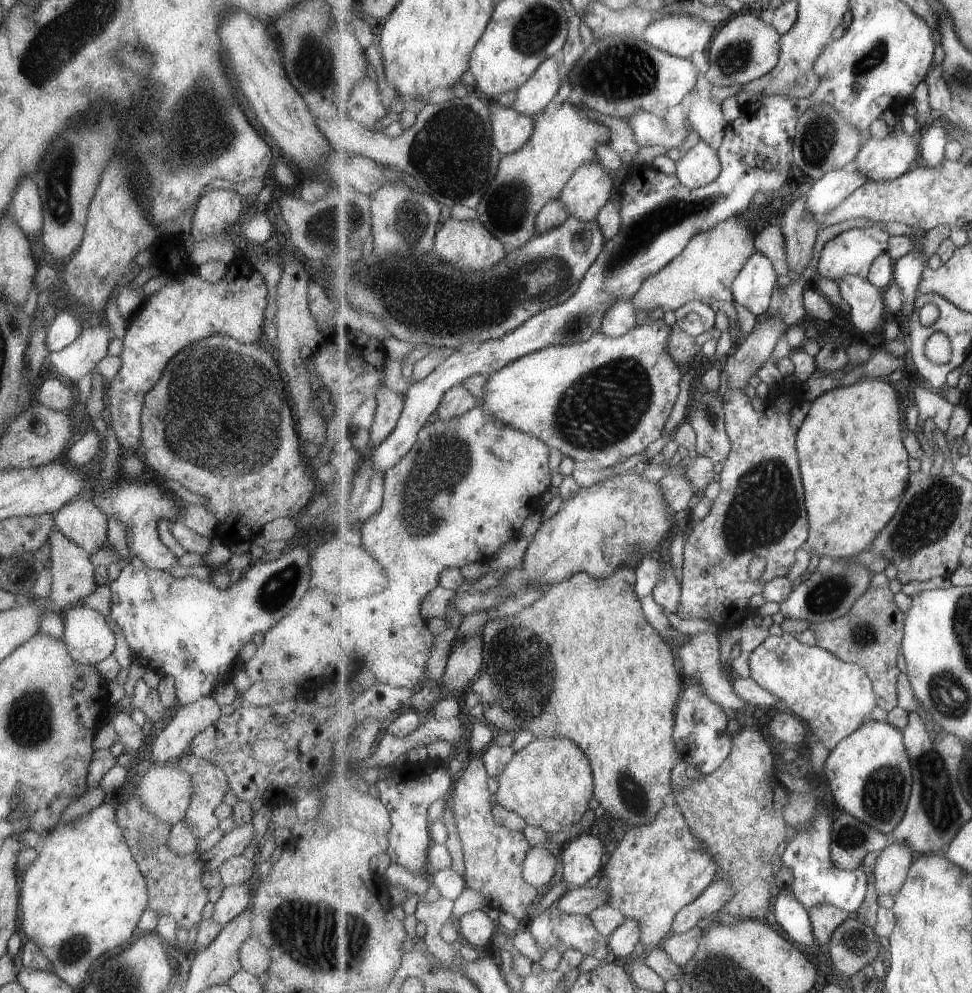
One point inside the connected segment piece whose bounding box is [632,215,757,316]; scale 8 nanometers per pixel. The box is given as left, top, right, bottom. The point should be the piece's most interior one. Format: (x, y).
(705, 271)

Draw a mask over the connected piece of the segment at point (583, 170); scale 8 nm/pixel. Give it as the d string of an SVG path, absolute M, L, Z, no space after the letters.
M595 161L581 165L560 194L560 201L570 216L595 221L613 196L613 178L609 170Z

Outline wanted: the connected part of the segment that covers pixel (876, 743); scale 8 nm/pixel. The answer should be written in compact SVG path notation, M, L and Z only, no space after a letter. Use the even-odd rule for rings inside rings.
M867 720L847 739L841 740L829 752L823 765L826 778L830 780L833 800L849 814L856 816L869 826L888 836L905 818L914 783L912 768L912 758L909 756L908 748L905 746L904 732L887 721L876 720Z

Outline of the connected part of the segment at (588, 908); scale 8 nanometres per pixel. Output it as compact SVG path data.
M576 887L560 897L555 908L566 915L590 915L596 908L608 904L609 895L607 888Z

